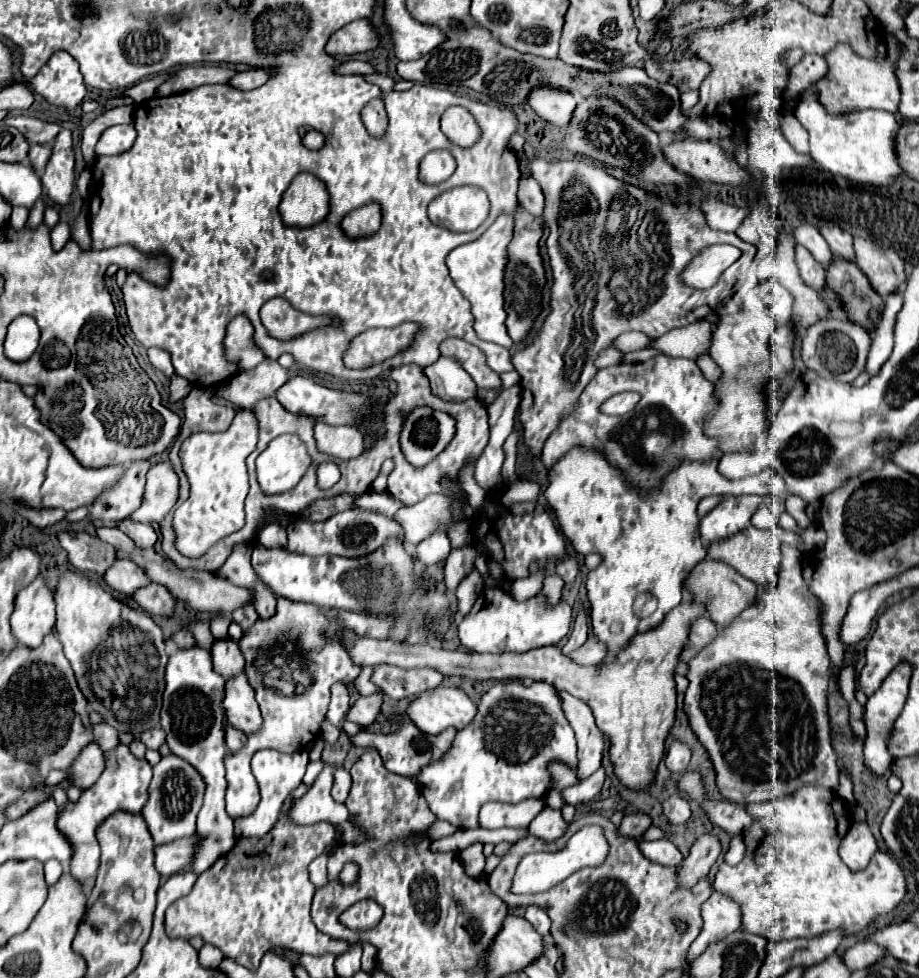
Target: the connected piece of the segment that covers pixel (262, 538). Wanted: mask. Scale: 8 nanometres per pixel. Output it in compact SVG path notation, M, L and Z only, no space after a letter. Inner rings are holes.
M268 524L260 536L258 536L258 542L266 548L278 548L278 546L286 546L286 528L284 526L278 526L278 524Z

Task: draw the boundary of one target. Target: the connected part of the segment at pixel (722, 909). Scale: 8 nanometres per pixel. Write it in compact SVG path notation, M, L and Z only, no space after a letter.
M712 892L712 896L702 906L702 918L704 926L688 950L688 960L694 960L698 954L702 954L710 942L722 940L724 936L740 928L740 904L734 902L728 894Z

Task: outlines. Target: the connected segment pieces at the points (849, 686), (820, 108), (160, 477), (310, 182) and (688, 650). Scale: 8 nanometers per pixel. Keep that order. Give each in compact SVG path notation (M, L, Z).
M852 666L840 670L838 684L840 684L842 696L848 700L848 704L852 704L854 702L854 692L856 692L856 680L854 680L854 668Z
M808 86L796 98L796 120L810 134L810 156L828 172L840 174L856 184L892 186L902 172L896 162L894 138L898 120L886 110L856 110L848 114L830 114L816 96L816 86Z
M160 462L152 466L148 472L144 502L130 518L140 522L160 522L160 518L164 518L164 514L168 514L176 504L176 494L178 476L170 462Z
M298 174L280 202L286 225L310 227L324 220L329 212L329 194L324 182L312 174Z
M708 616L696 618L696 622L692 622L692 626L690 626L688 642L684 644L684 650L680 652L680 662L688 662L690 658L694 658L698 650L702 650L708 642L712 642L716 632L718 632L718 628Z

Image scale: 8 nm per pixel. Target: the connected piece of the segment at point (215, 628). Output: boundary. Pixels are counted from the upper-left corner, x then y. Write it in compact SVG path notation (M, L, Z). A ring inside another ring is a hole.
M212 614L210 616L210 630L212 630L214 638L226 638L228 636L228 626L230 626L230 618L224 618L222 614Z

